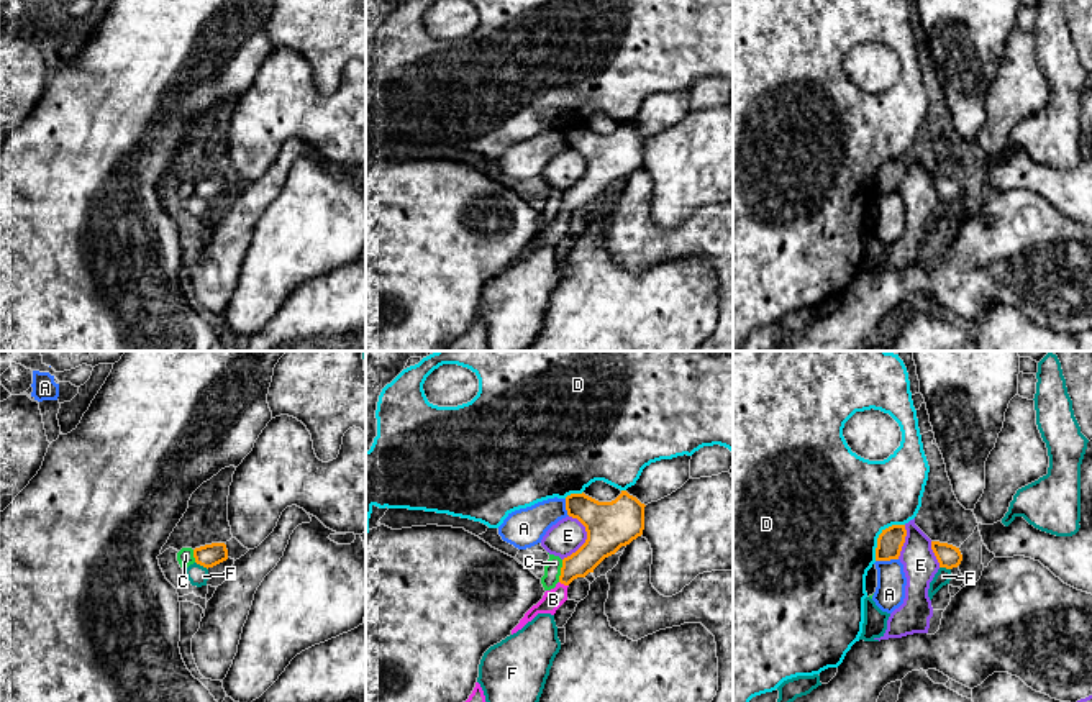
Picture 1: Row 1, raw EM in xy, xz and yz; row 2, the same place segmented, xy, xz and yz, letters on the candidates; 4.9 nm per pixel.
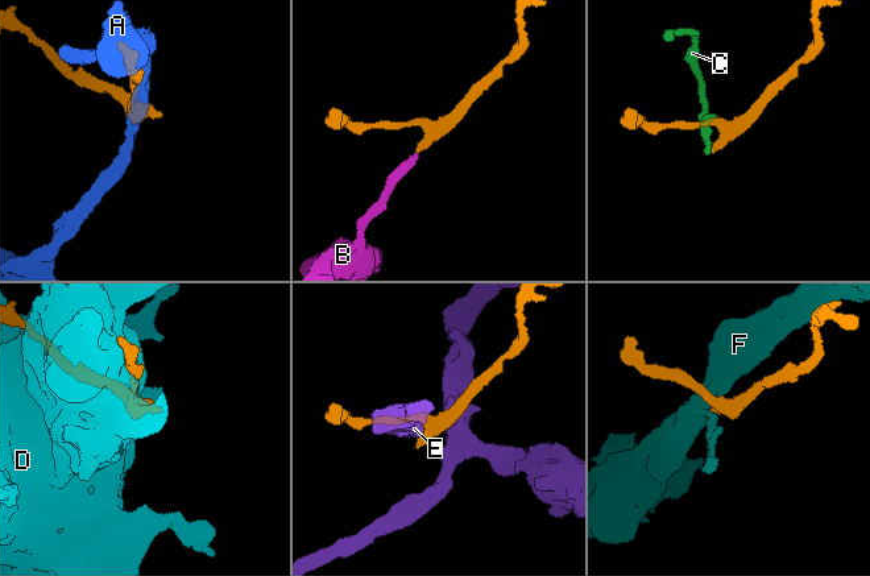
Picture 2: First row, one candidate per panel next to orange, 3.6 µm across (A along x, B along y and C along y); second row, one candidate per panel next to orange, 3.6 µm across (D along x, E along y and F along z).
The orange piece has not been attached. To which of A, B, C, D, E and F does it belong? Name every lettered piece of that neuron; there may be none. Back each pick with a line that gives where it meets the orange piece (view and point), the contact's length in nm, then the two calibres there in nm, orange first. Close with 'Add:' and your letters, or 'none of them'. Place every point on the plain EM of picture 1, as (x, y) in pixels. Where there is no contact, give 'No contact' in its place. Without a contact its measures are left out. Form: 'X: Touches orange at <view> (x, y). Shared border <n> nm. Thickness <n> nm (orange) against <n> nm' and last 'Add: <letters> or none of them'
B: Touches orange at xz (564, 217). Shared border 50 nm. Thickness 140 nm (orange) against 100 nm
Add: B

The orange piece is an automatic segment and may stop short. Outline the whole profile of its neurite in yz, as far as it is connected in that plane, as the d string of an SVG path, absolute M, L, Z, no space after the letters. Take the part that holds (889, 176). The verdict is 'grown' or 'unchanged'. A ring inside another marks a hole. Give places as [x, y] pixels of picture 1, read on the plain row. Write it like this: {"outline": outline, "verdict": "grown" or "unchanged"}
{"outline": "M892 157L882 162L877 171L876 194L899 192L905 169L905 157Z", "verdict": "unchanged"}

